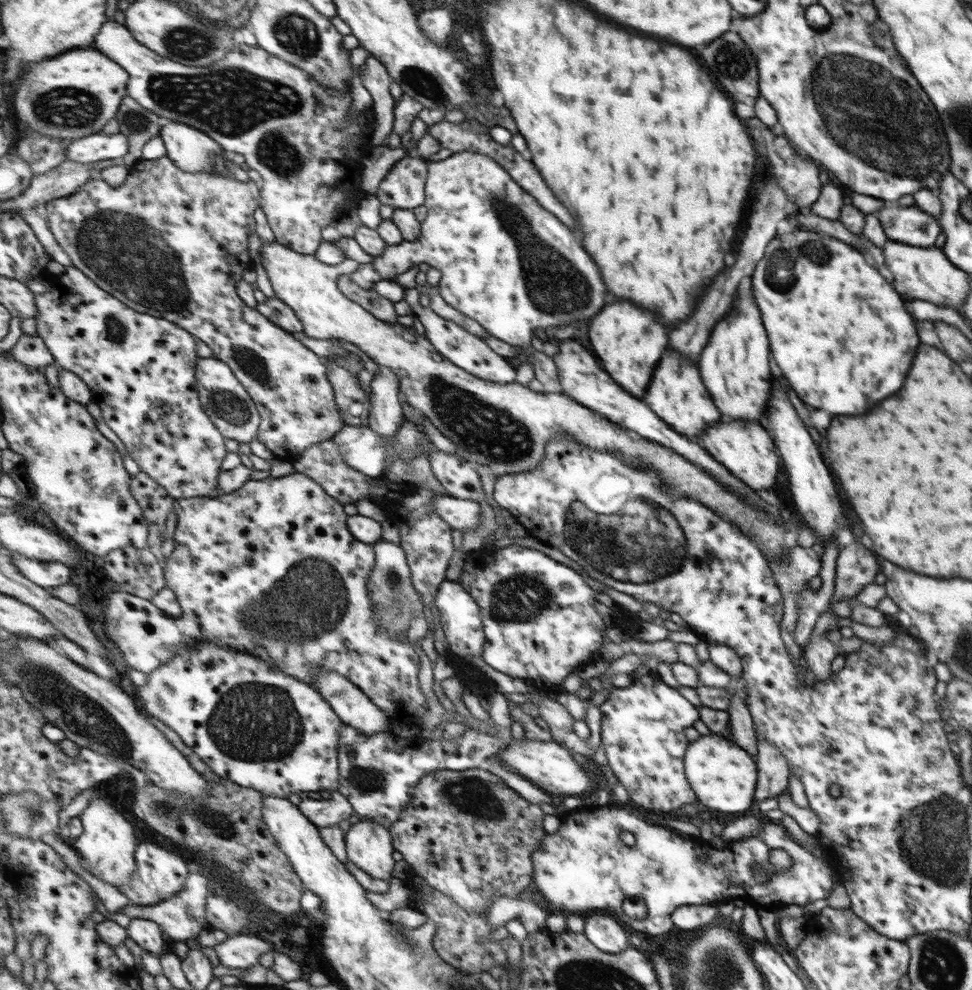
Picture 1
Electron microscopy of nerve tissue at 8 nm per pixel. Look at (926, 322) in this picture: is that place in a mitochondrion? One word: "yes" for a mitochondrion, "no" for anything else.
no

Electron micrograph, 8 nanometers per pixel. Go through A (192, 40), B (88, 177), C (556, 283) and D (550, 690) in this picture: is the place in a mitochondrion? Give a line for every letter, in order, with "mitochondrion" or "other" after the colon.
A: mitochondrion
B: other
C: mitochondrion
D: other

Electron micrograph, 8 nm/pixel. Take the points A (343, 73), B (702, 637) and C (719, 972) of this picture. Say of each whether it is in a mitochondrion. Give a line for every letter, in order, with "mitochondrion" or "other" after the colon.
A: other
B: other
C: mitochondrion

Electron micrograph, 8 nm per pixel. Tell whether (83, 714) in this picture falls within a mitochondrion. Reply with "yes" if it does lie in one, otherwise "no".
yes

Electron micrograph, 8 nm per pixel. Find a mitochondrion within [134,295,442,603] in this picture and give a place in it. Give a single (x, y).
(227, 406)

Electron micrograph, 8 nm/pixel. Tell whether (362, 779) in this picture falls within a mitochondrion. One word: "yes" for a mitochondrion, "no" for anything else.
yes

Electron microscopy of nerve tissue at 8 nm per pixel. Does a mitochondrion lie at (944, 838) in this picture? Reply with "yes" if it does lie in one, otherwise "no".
yes

